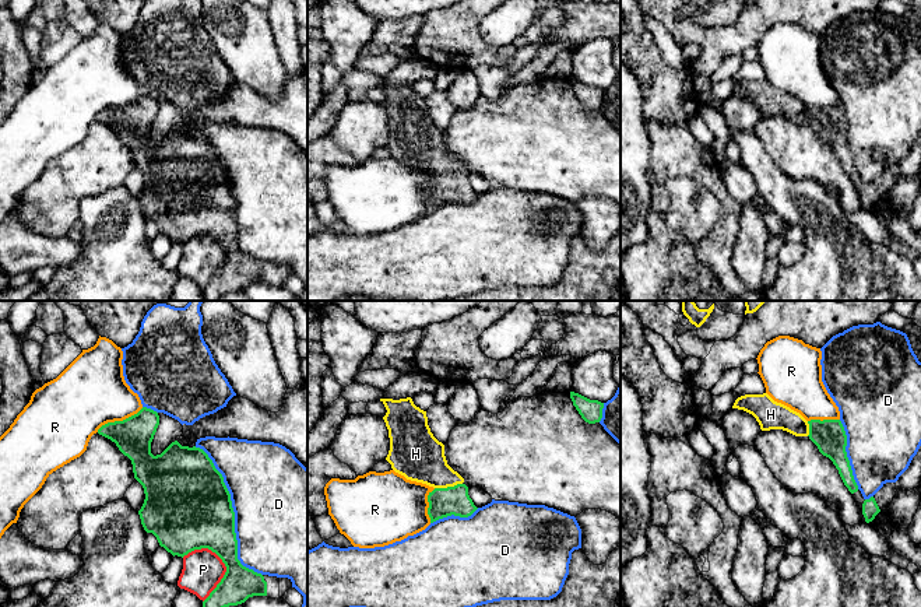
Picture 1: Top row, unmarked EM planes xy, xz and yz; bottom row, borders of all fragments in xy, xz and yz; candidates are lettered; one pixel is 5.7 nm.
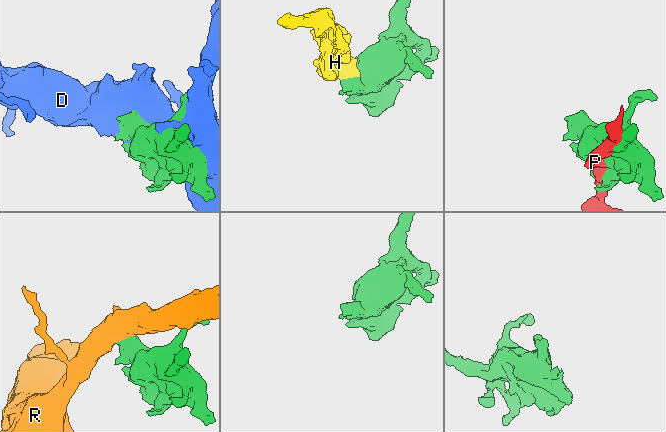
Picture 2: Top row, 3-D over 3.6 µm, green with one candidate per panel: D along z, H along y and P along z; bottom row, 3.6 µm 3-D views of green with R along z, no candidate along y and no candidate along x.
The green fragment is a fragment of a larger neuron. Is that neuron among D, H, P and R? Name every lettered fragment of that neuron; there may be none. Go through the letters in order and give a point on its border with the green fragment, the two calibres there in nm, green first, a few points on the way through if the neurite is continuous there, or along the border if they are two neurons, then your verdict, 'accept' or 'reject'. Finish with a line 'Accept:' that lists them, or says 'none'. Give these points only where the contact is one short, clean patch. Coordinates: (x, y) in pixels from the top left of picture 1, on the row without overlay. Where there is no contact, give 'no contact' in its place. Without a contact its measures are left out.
D: xy (234, 200) | 460/500 nm | reject
H: xz (447, 174) | 170/280 nm | across xz (443, 189), (447, 185), (447, 174), (418, 143) | accept
P: xy (225, 260) | 220/240 nm | reject
R: xy (119, 108) | 220/400 nm | along xy (143, 94), (122, 106), (105, 109), (97, 118) | reject
Accept: H

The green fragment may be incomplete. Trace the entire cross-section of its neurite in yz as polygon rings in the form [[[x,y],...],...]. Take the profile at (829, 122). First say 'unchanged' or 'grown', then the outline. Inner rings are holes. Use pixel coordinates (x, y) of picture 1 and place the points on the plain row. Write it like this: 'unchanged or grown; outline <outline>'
grown; outline [[[767,80],[745,81],[735,87],[732,95],[752,101],[762,117],[783,116],[795,123],[808,123],[829,144],[851,180],[858,178],[847,144],[847,122],[840,106],[806,108],[799,99],[774,88]]]

